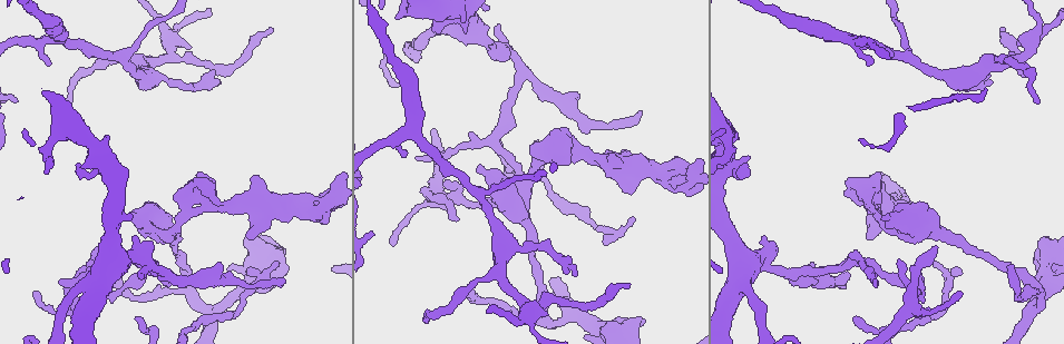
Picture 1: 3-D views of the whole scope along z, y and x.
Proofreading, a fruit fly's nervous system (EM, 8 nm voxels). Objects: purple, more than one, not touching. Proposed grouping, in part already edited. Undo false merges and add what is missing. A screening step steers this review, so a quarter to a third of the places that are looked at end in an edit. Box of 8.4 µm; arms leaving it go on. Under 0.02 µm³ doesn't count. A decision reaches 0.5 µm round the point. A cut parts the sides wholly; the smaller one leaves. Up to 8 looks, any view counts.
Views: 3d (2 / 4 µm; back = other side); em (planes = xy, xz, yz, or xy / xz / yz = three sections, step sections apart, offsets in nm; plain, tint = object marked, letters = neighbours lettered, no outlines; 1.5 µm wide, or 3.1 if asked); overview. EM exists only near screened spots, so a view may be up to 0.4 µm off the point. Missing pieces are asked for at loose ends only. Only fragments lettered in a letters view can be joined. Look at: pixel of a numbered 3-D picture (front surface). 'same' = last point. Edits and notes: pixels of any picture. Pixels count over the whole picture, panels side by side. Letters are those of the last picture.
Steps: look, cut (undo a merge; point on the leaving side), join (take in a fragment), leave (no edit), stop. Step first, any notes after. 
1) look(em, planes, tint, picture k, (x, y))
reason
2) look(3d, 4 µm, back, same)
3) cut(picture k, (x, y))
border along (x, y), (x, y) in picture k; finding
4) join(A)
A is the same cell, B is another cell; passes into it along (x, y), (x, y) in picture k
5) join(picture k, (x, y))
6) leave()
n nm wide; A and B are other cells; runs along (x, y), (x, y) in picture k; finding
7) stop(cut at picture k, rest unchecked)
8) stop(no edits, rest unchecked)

look(em, yz, step 8, tint, picture 1, (394, 245))

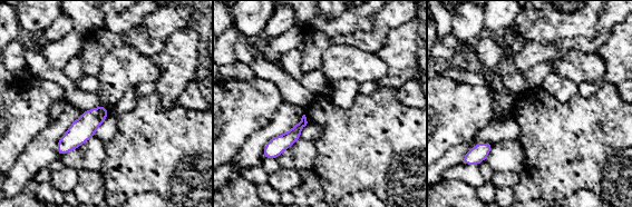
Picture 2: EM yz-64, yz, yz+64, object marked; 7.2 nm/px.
look(em, planes, letters, same)
cut it another way

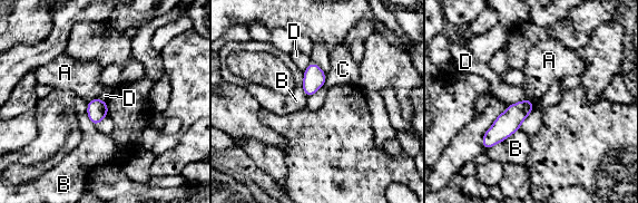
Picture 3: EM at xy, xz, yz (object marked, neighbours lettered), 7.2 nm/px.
leave()
A, B, C and D are other cells; border along (97, 97), (88, 102) in picture 3; none of them fits

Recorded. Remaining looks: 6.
look(3d, 4 µm, picture 1, (1040, 289))
arms part here

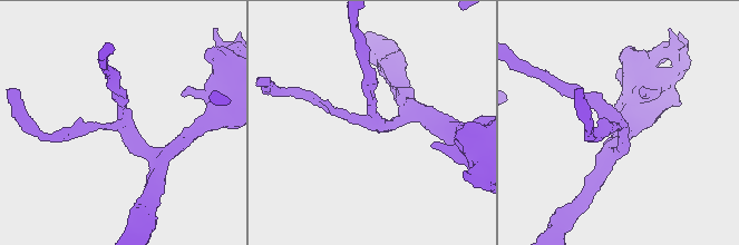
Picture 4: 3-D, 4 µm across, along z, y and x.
look(em, yz, step 4, tint, picture 4, (619, 123))
3 arms; now the EM

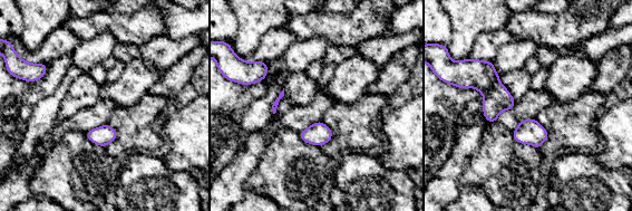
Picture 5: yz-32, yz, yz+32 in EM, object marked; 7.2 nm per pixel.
look(em, planes, letters, same)

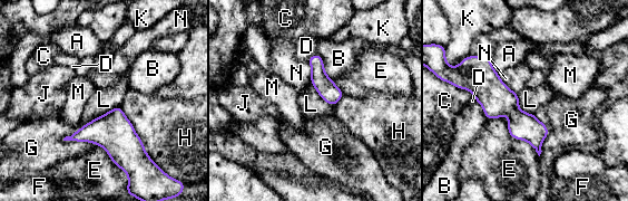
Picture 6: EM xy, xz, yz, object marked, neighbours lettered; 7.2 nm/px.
leave()
200 nm wide; A, B, C, D, E, F, G, H, J, K, L, M and N are other cells; runs along (487, 75), (538, 149) in picture 6; all the same neuron

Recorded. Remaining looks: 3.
look(3d, 2 µm, picture 1, (273, 31))
long arm stops here

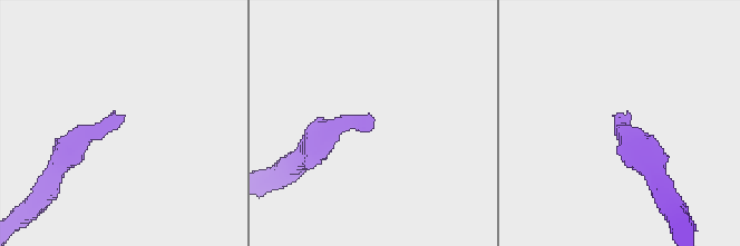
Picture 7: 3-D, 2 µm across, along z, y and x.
look(em, yz, step 4, letters, picture 7, (369, 116))

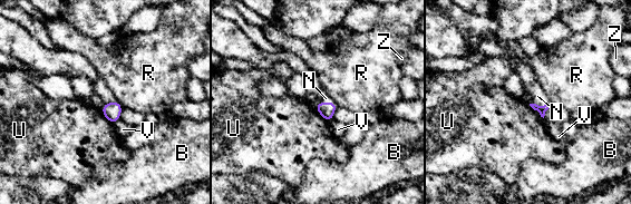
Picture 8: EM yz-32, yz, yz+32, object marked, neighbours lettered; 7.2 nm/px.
join(picture 8, (537, 96))
N is the same cell, B, R, U, V and Z are other cells; passes into it along (541, 109), (540, 106), (537, 96) in picture 8; it goes on there

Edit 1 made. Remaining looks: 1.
stop(join at picture 8, rest unchecked)

